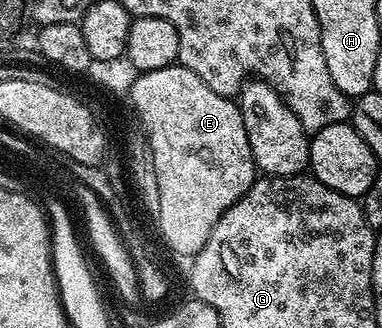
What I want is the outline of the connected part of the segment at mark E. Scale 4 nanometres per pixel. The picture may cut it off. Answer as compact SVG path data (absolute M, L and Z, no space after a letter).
M174 62L168 68L142 72L134 77L128 87L136 100L145 129L148 129L156 161L156 177L160 181L161 209L155 228L161 231L171 251L189 258L204 247L225 210L240 199L254 182L255 165L244 130L243 114L236 99L215 94L215 90L211 90L199 74L182 68L180 63Z

